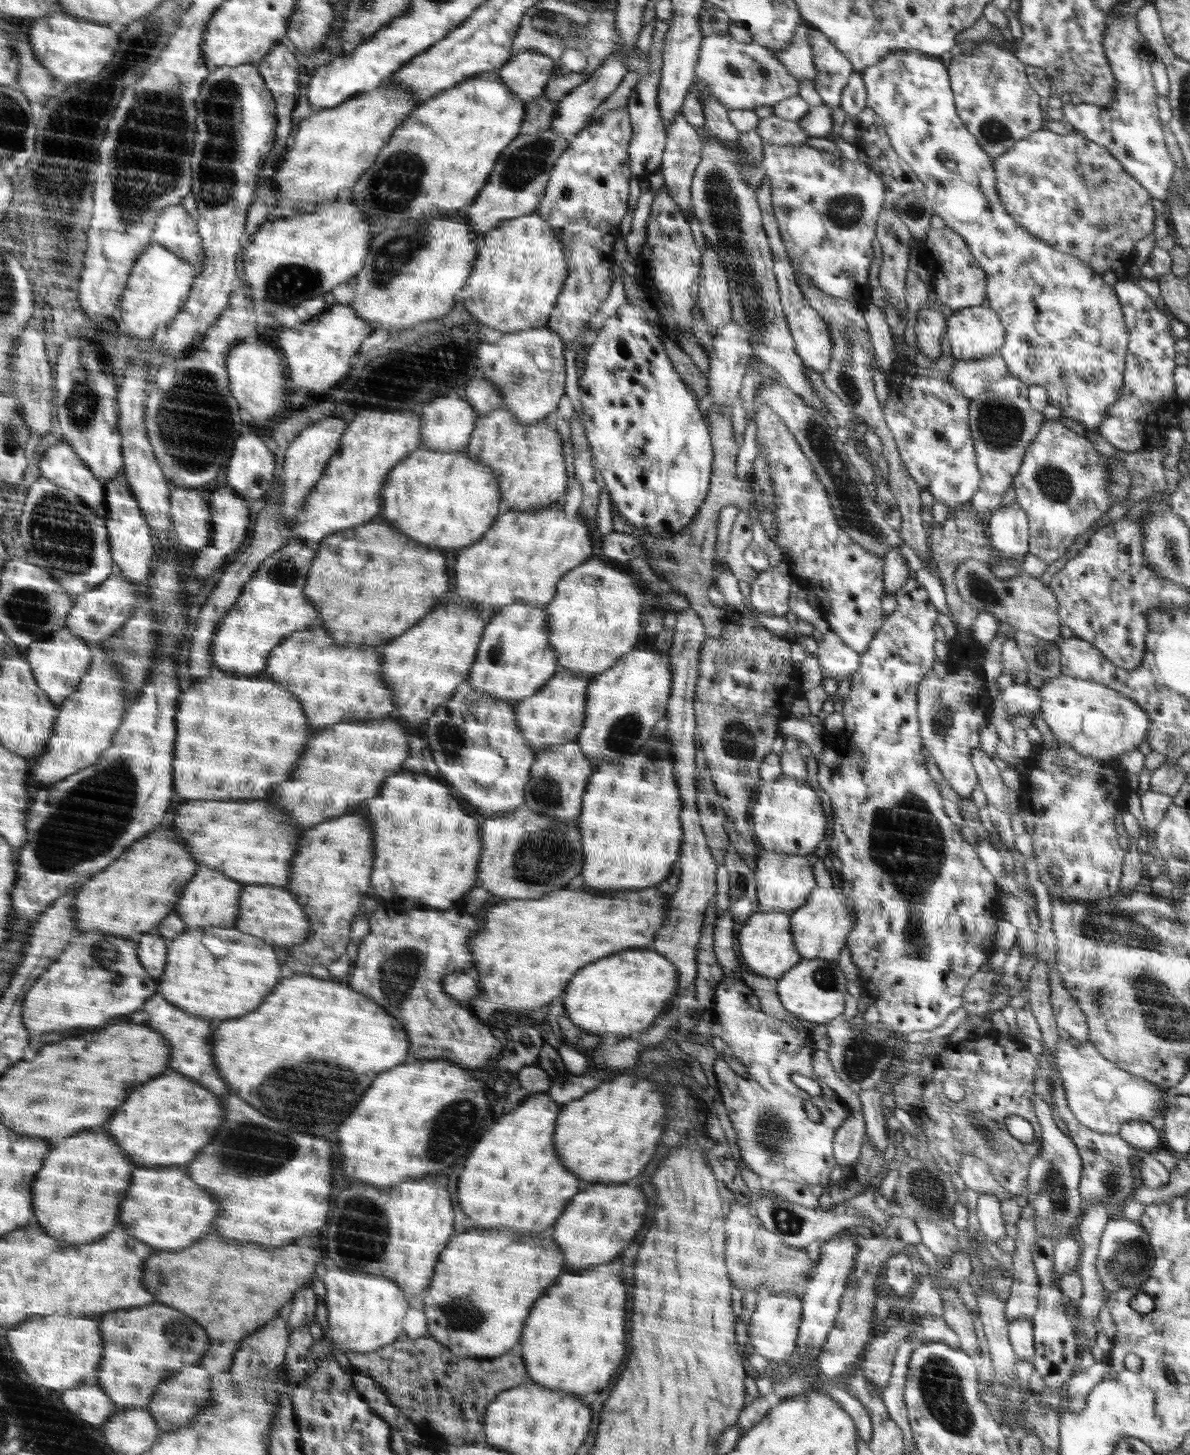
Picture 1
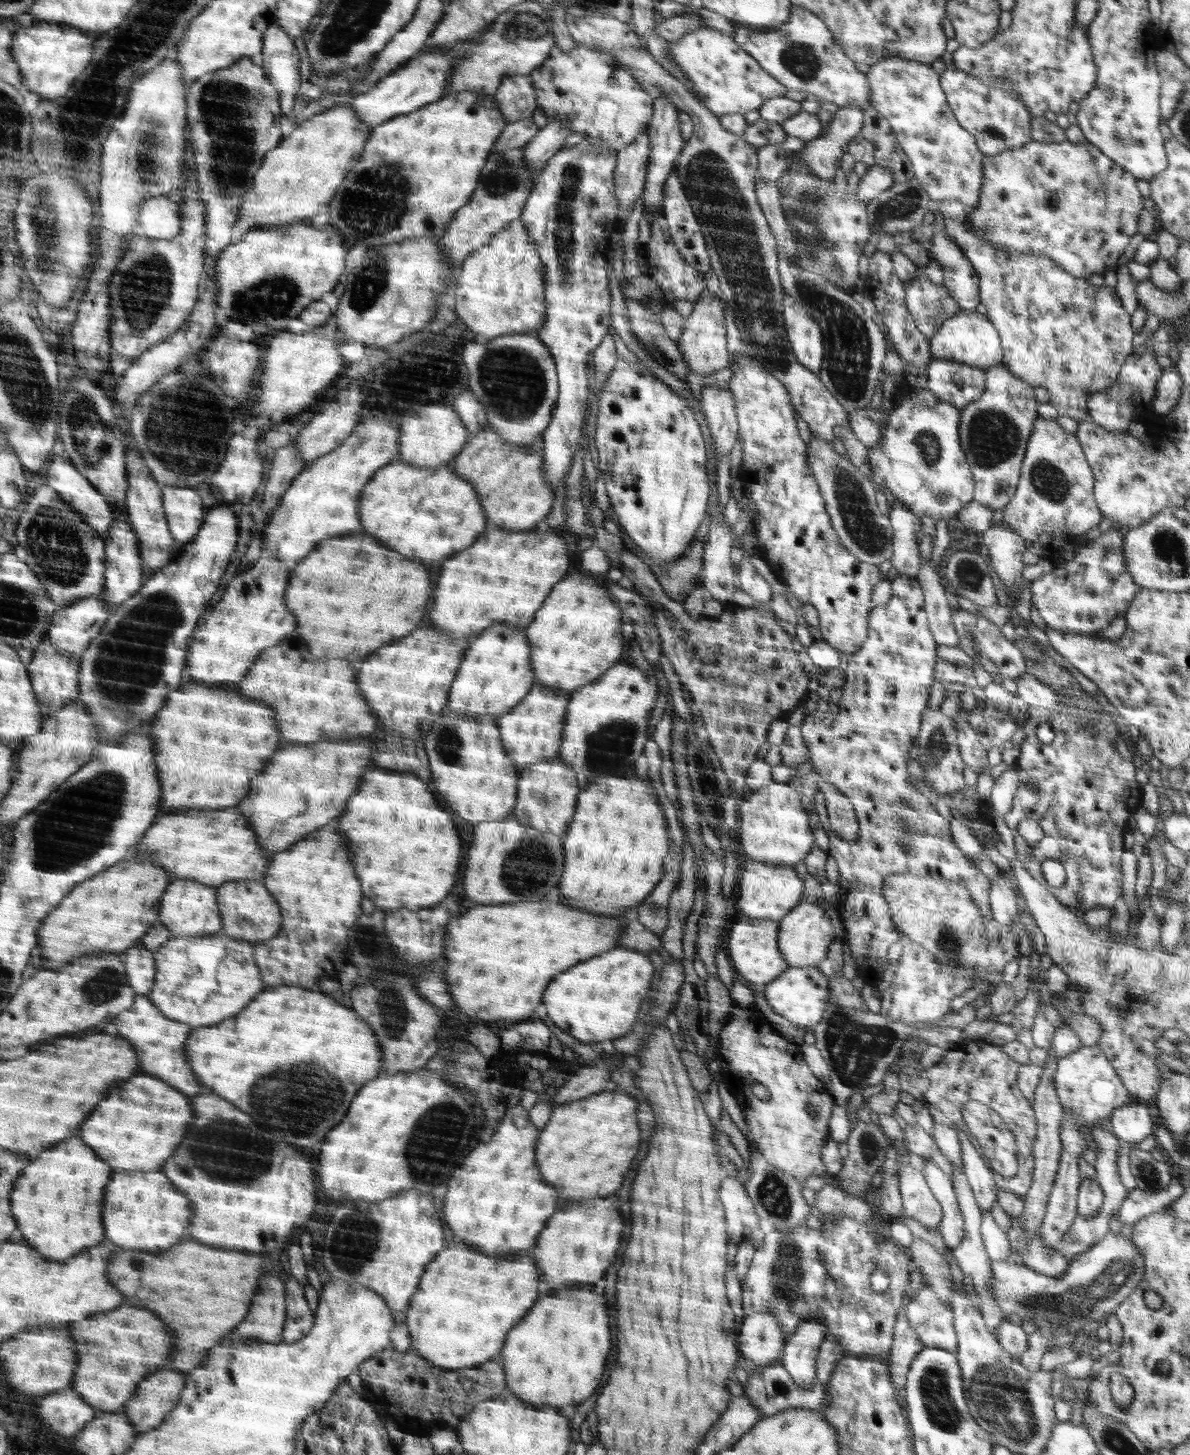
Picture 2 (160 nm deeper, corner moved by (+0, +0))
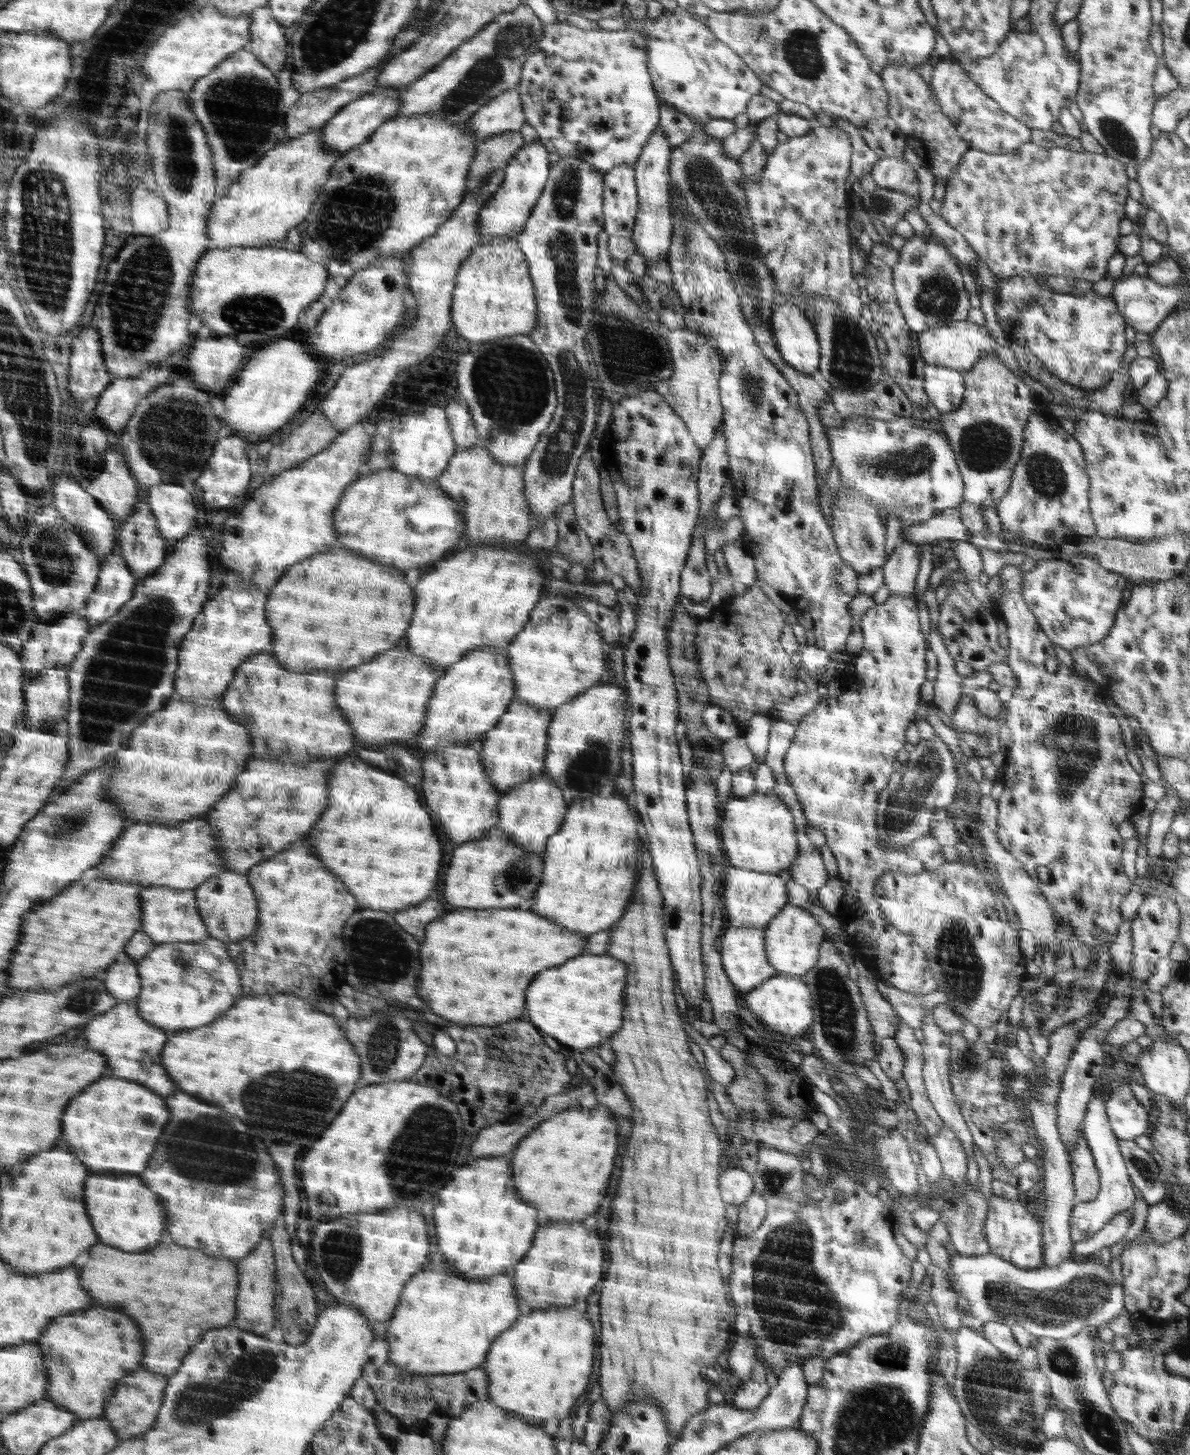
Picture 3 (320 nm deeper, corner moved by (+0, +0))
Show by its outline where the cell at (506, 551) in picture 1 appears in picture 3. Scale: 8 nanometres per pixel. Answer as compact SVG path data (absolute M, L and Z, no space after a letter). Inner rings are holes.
M492 546L470 547L456 553L452 558L439 561L437 567L418 579L413 588L416 600L411 626L405 634L407 649L435 666L441 677L446 669L477 648L485 648L487 644L499 648L507 647L522 632L541 599L546 576L540 565L544 565L542 560L541 564L536 564L520 550Z

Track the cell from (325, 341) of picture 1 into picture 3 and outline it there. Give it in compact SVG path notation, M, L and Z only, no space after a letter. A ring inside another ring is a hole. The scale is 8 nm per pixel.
M278 340L260 352L256 352L250 362L238 373L234 384L224 396L224 408L222 424L228 424L234 428L234 434L244 436L268 436L276 428L284 426L288 418L304 404L304 400L310 394L310 388L322 380L322 366L320 360L314 358L308 352L308 348L296 340Z

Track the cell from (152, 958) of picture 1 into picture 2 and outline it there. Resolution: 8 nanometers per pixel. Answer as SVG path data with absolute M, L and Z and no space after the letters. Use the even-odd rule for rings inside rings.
M137 943L122 955L128 984L136 995L147 995L153 987L156 972L153 954L154 952Z

